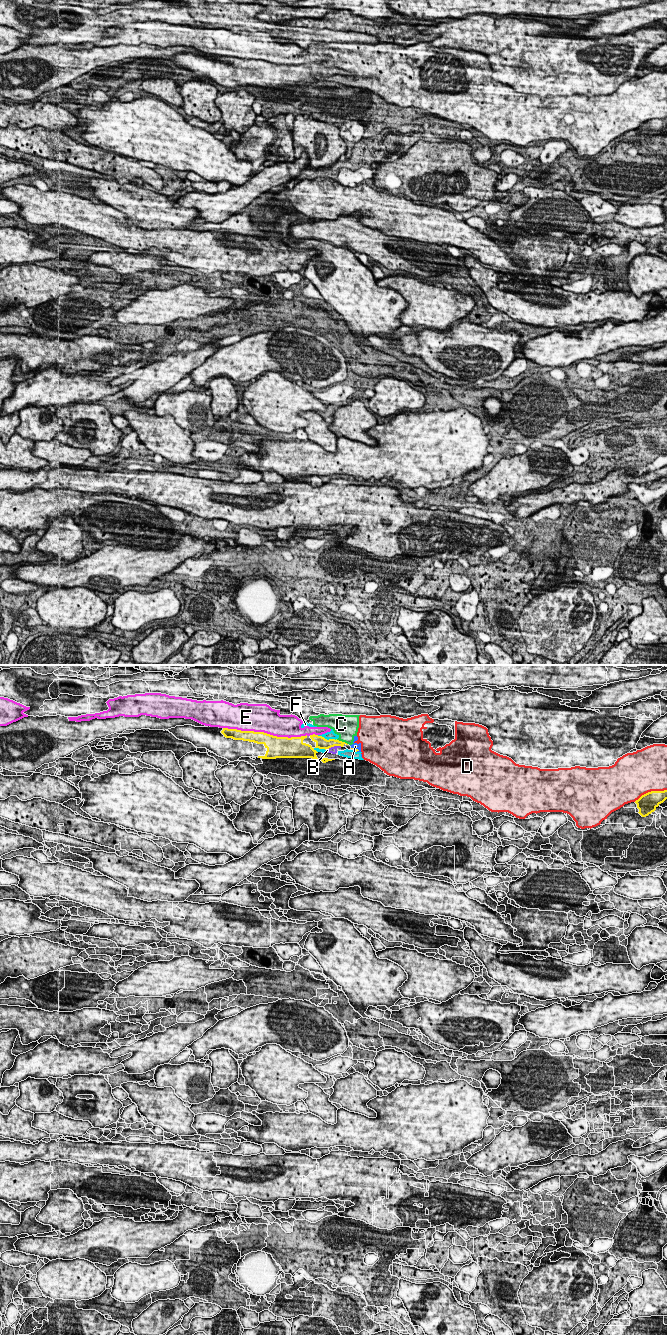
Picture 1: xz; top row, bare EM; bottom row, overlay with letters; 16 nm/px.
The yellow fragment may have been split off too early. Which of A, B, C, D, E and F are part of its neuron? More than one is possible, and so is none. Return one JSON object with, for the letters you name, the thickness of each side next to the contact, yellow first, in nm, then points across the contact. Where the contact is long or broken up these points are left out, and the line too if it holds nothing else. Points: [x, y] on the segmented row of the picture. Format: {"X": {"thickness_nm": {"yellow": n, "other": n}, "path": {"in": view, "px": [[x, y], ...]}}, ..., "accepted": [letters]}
{"accepted": []}

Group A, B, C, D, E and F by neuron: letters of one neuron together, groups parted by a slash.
A B C D F / E

